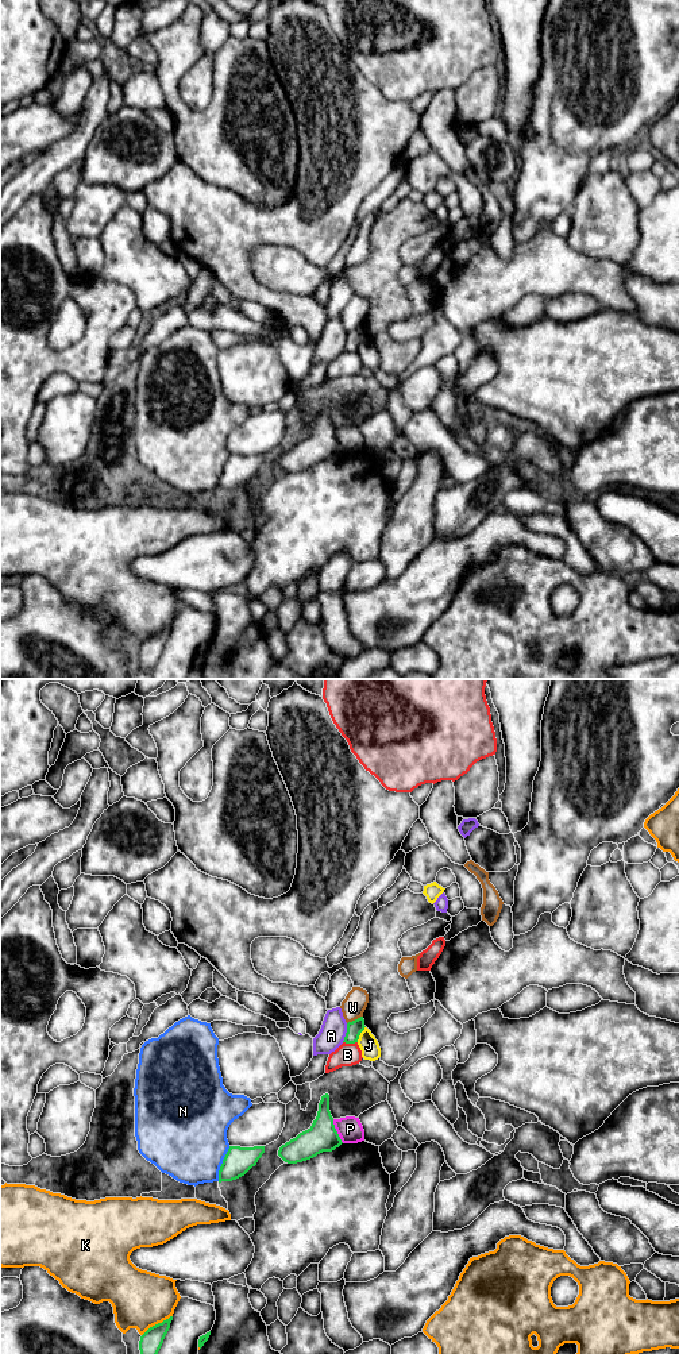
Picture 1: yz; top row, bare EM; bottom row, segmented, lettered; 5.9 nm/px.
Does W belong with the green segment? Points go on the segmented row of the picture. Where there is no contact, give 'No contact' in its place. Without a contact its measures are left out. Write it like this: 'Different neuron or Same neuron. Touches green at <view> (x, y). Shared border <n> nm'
Different neuron. Touches green at yz (355, 1019). Shared border 110 nm

